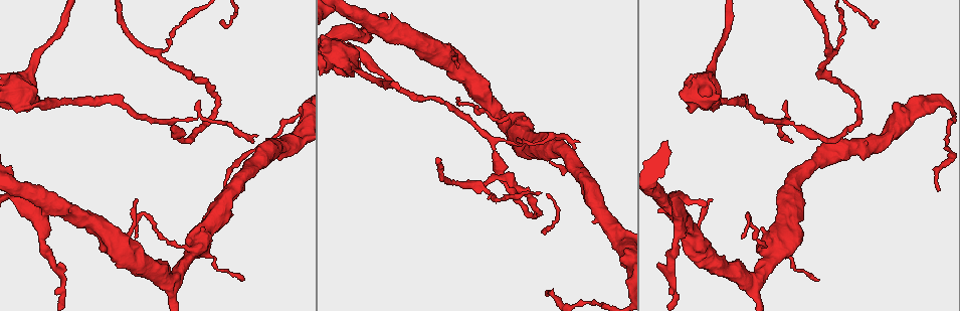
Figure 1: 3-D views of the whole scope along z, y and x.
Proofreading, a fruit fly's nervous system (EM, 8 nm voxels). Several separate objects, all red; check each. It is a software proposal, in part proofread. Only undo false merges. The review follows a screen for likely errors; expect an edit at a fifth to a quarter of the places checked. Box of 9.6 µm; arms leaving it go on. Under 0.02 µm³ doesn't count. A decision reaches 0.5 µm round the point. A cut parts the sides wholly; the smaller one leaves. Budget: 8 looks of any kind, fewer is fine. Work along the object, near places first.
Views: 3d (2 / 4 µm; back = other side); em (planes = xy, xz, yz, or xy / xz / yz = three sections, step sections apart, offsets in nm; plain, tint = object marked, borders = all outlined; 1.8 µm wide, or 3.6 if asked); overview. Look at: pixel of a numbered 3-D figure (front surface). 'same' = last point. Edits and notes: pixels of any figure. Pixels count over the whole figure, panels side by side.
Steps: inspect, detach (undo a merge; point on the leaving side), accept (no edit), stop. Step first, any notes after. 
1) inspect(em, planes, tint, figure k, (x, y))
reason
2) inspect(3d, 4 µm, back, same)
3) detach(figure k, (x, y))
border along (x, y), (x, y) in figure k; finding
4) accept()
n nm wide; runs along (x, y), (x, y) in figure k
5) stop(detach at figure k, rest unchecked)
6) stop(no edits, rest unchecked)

inspect(em, yz, step 8, tint, figure 1, (786, 121))
branch point

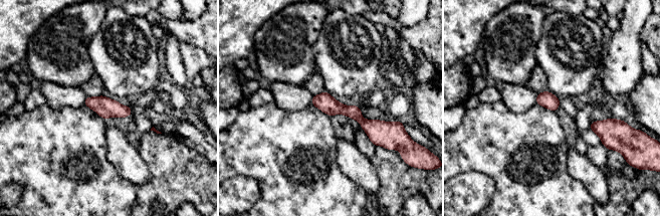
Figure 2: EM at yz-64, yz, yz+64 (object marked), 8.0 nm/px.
inspect(em, planes, borders, same)

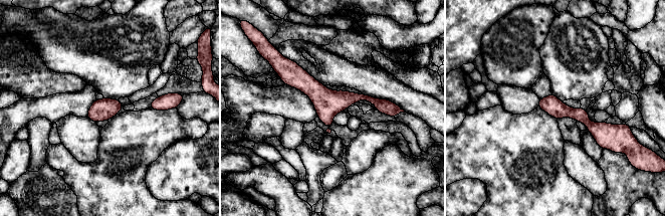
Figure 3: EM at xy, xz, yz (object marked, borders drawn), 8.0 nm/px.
accept()
150 nm wide; runs along (282, 75), (322, 97), (367, 97), (393, 113) in figure 3; continuous, no second neuron

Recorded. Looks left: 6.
inspect(em, 3.6 µm, planes, plain, figure 1, (194, 249))
small branch off a trunk

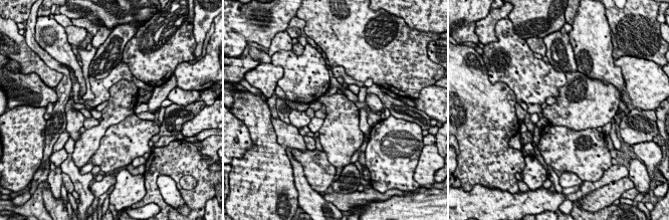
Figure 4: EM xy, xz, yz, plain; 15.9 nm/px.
inspect(em, 3.6 µm, planes, borders, same)

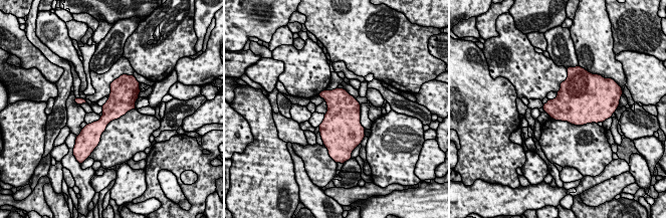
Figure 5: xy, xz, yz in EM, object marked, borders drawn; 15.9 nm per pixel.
accept()
380 nm wide; continuous, no second neuron

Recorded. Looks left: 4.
inspect(em, xz, step 16, tint, figure 1, (480, 185))

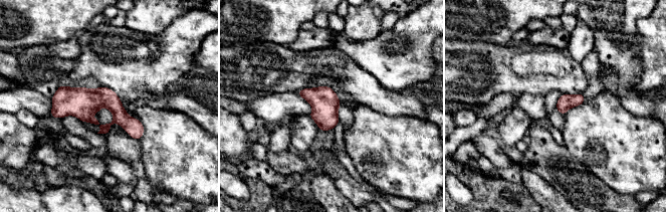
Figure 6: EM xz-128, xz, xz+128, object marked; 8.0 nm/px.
inspect(em, planes, borders, same)

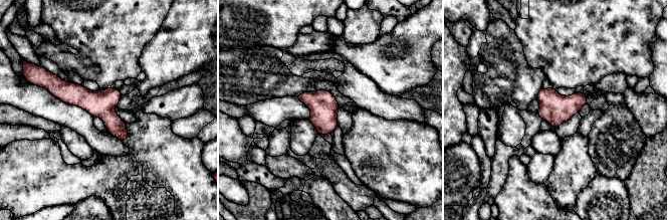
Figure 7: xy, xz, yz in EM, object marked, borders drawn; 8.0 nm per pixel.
accept()
200 nm wide; runs along (54, 78), (126, 135) in figure 7; one neuron here

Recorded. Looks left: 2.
stop(no edits, rest unchecked)

